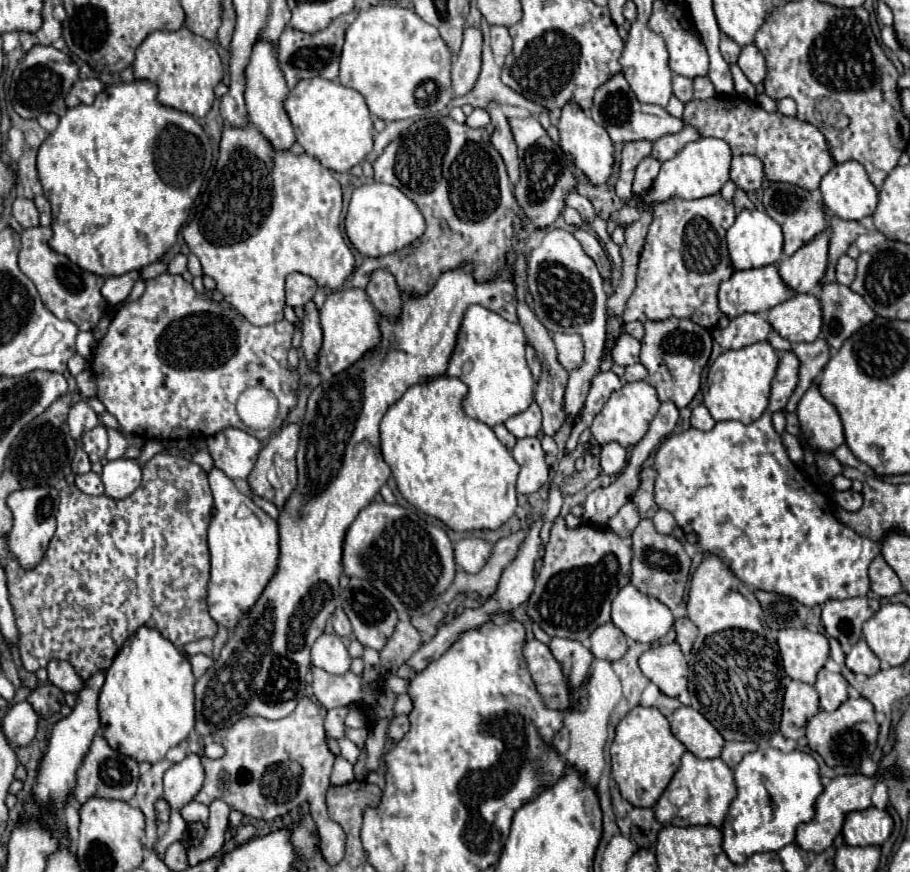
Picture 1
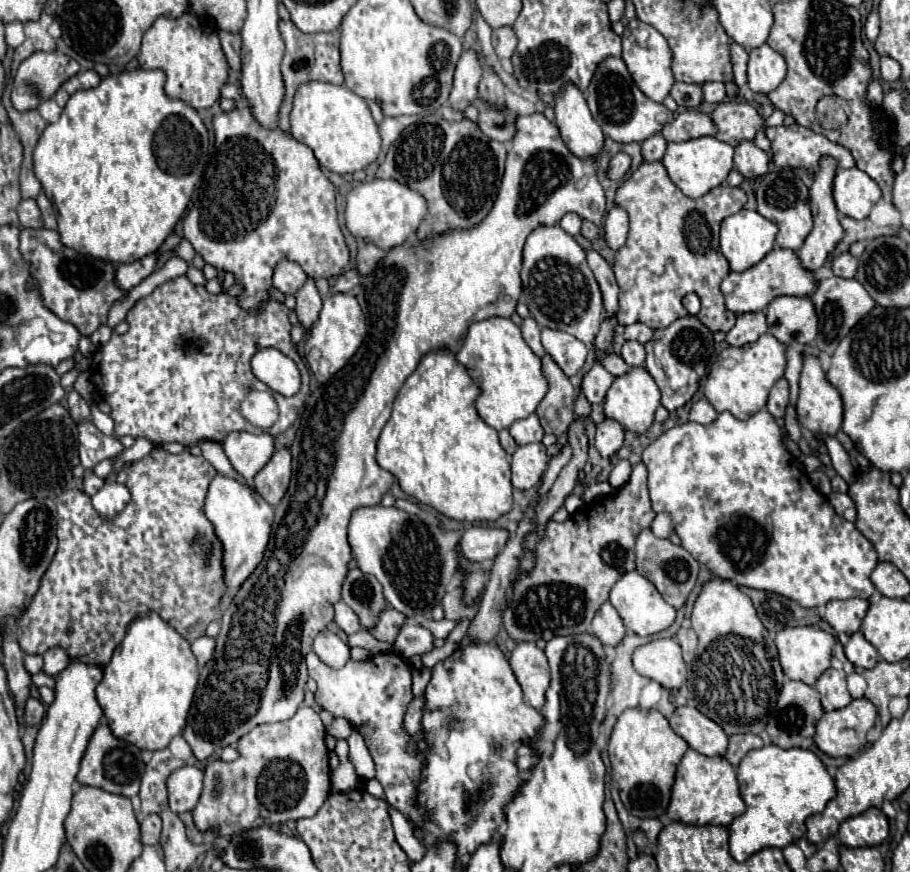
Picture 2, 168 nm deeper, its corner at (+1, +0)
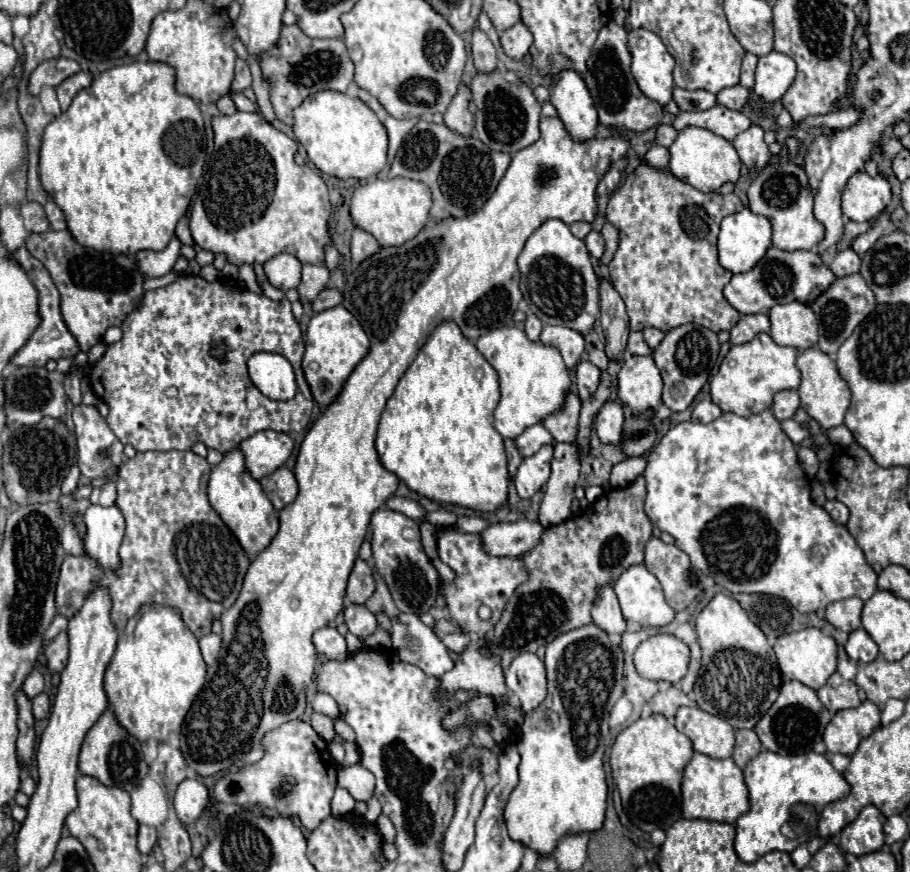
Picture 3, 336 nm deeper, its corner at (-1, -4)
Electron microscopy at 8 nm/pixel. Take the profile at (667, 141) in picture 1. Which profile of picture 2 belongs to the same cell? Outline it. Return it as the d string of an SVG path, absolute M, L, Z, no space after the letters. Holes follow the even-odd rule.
M684 111L678 113L672 123L668 123L662 129L662 135L666 141L688 141L704 135L716 135L714 121L710 119L708 113L698 113L698 111Z

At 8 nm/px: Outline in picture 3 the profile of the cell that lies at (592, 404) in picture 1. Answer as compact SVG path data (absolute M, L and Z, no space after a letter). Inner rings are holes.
M580 361L578 363L576 385L578 385L578 395L580 395L582 401L588 401L596 393L598 385L600 385L600 377L602 377L602 371L596 365L592 365L590 361Z

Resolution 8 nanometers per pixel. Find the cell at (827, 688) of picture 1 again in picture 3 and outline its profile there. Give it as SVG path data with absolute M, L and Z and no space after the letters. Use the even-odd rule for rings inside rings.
M834 673L826 681L826 685L820 687L816 693L818 693L818 699L824 703L824 707L830 713L838 713L842 709L852 709L860 705L856 685L852 681L842 679L840 673Z

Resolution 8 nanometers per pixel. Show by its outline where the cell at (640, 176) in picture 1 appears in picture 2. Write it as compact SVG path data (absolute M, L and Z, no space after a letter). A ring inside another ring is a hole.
M662 133L652 135L650 139L646 139L642 143L642 157L644 157L644 161L658 161L658 159L662 159L664 153L666 153L666 145L668 143L662 137Z

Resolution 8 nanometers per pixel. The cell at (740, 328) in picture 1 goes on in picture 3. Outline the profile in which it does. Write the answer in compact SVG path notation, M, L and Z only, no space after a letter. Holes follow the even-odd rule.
M742 315L736 327L730 329L730 345L744 345L752 341L758 333L768 333L768 315Z

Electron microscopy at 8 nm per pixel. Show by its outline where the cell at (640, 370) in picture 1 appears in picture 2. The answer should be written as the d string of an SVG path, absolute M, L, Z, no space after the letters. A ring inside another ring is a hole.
M606 353L606 355L600 357L598 361L600 361L600 365L602 365L606 371L610 371L612 375L624 375L624 373L630 371L630 367L624 363L624 359L622 359L620 355L616 355L616 353Z

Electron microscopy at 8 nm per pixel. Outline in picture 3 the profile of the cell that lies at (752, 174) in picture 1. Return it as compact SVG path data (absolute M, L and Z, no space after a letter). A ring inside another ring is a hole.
M750 125L750 129L742 131L734 141L732 145L736 147L738 155L740 155L740 161L752 171L760 171L768 165L772 153L768 149L768 145L764 143L764 129L760 125Z

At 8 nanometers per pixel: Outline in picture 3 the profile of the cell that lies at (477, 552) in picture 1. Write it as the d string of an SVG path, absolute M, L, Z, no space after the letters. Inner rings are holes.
M516 521L490 525L480 533L482 547L492 557L522 557L542 535L544 527L538 521Z

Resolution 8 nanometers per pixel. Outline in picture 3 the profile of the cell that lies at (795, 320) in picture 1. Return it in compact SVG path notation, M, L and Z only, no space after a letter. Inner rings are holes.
M798 301L786 305L774 305L770 309L770 337L778 345L794 349L810 349L818 341L818 319L814 311Z

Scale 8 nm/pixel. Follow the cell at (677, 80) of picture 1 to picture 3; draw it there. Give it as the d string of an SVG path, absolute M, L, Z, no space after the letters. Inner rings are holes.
M674 87L674 101L682 111L706 111L716 105L716 95L710 91L688 91Z

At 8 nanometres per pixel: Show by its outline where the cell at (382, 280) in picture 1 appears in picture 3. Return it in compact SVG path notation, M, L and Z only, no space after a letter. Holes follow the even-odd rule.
M356 227L354 233L352 233L352 245L350 245L350 249L352 249L352 261L356 265L360 265L364 259L368 259L376 251L380 251L380 245L378 245L378 241L370 233L366 233L366 231L362 231L362 229Z

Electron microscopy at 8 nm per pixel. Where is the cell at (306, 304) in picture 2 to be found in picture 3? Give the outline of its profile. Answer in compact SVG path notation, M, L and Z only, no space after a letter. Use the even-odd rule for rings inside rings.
M304 265L304 267L302 267L302 283L298 285L300 301L310 305L310 303L318 297L318 293L326 287L328 277L330 277L330 273L328 273L326 267Z

